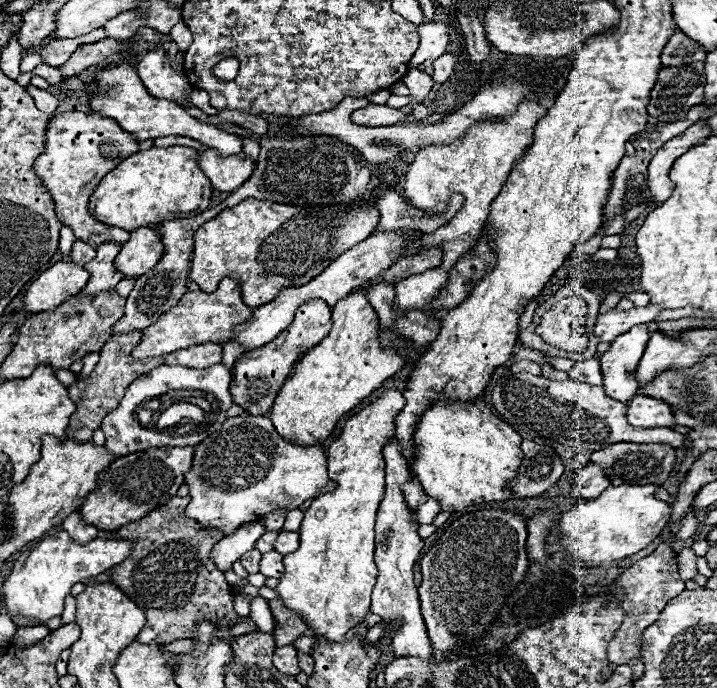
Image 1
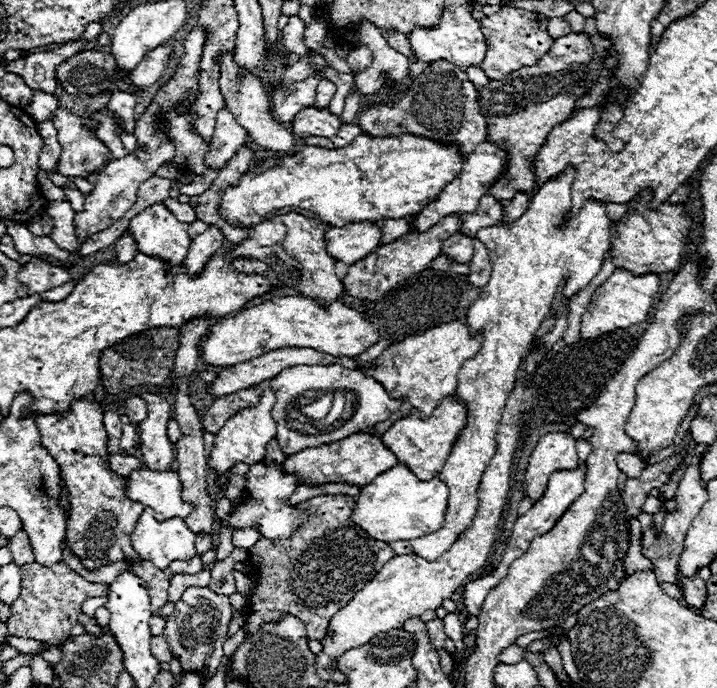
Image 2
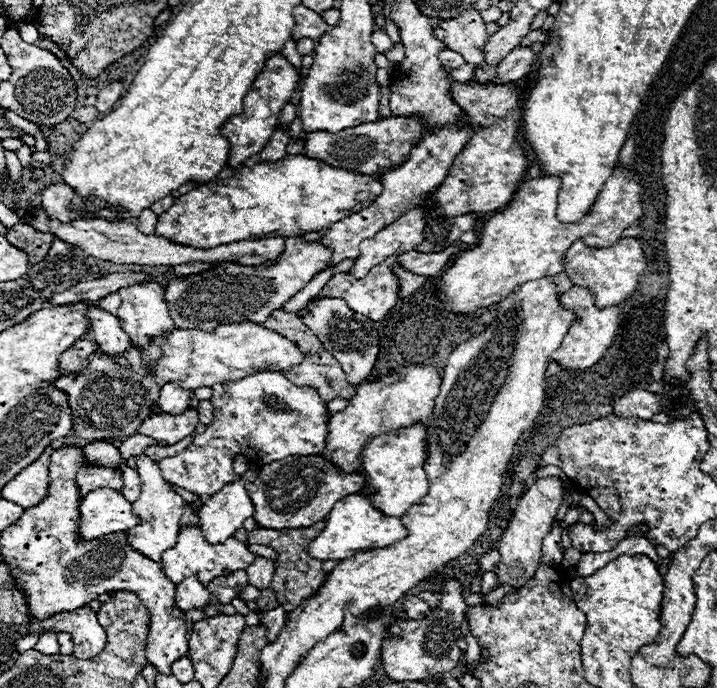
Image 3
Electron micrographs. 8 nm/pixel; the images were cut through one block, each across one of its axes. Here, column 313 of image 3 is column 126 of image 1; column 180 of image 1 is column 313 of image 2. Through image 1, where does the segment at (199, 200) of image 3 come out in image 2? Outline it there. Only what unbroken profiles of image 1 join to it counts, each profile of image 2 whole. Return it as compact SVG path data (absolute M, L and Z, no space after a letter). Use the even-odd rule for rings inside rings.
M360 134L354 142L344 148L320 148L320 146L306 146L302 152L292 156L284 156L282 162L262 162L252 166L242 178L240 184L234 188L224 190L220 214L234 226L252 226L252 212L260 218L268 218L270 212L282 210L286 206L300 208L312 212L318 220L330 226L344 226L348 222L376 222L380 218L404 218L410 214L418 214L424 210L444 186L462 172L464 156L458 144L442 144L436 140L428 140L422 136L400 134L400 136L384 136L372 138Z

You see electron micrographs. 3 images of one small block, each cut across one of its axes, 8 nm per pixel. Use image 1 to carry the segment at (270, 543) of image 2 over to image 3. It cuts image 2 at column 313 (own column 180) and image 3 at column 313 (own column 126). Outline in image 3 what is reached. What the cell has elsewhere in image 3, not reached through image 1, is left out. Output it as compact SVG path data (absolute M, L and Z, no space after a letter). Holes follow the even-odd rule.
M324 520L316 522L312 528L284 528L284 530L274 530L274 528L260 528L256 526L254 530L248 532L248 542L254 544L262 544L272 548L278 554L278 560L274 562L274 576L272 576L272 590L276 594L276 602L278 606L284 608L286 612L286 620L290 618L290 612L296 610L302 600L306 600L308 596L314 596L320 588L320 584L326 582L326 572L322 570L322 560L314 560L308 554L308 544L320 534L320 530L324 528Z

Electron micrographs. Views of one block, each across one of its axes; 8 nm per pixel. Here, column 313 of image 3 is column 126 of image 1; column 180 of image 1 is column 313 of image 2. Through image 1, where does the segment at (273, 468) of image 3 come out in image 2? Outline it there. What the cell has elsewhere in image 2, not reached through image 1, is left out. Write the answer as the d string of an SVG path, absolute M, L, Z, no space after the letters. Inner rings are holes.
M356 432L342 440L322 444L316 448L304 448L284 460L284 472L298 474L302 484L308 486L322 486L328 482L348 482L356 486L370 484L380 472L386 472L388 468L396 466L398 458L396 454L384 446L380 436L368 434L368 432Z

